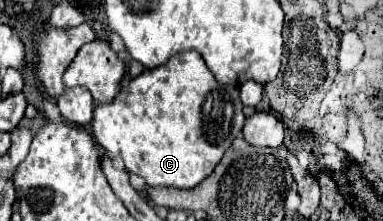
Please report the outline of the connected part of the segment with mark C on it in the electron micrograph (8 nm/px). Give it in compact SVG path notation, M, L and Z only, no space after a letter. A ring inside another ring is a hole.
M179 52L167 64L145 70L129 84L121 86L121 92L111 104L97 104L93 110L93 136L105 148L105 154L119 156L125 170L141 176L149 186L173 186L173 188L193 188L219 164L227 146L231 146L235 134L243 128L243 104L239 100L237 86L219 84L209 68L205 66L199 52Z

